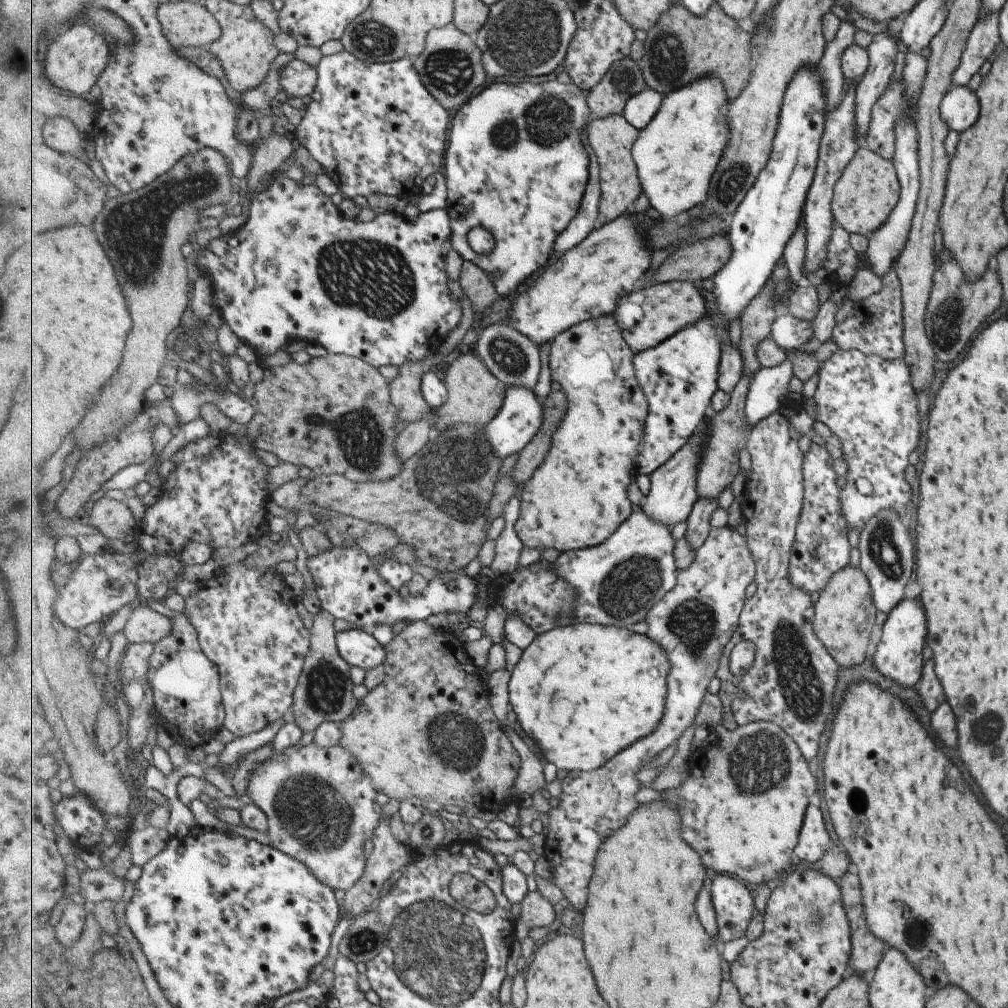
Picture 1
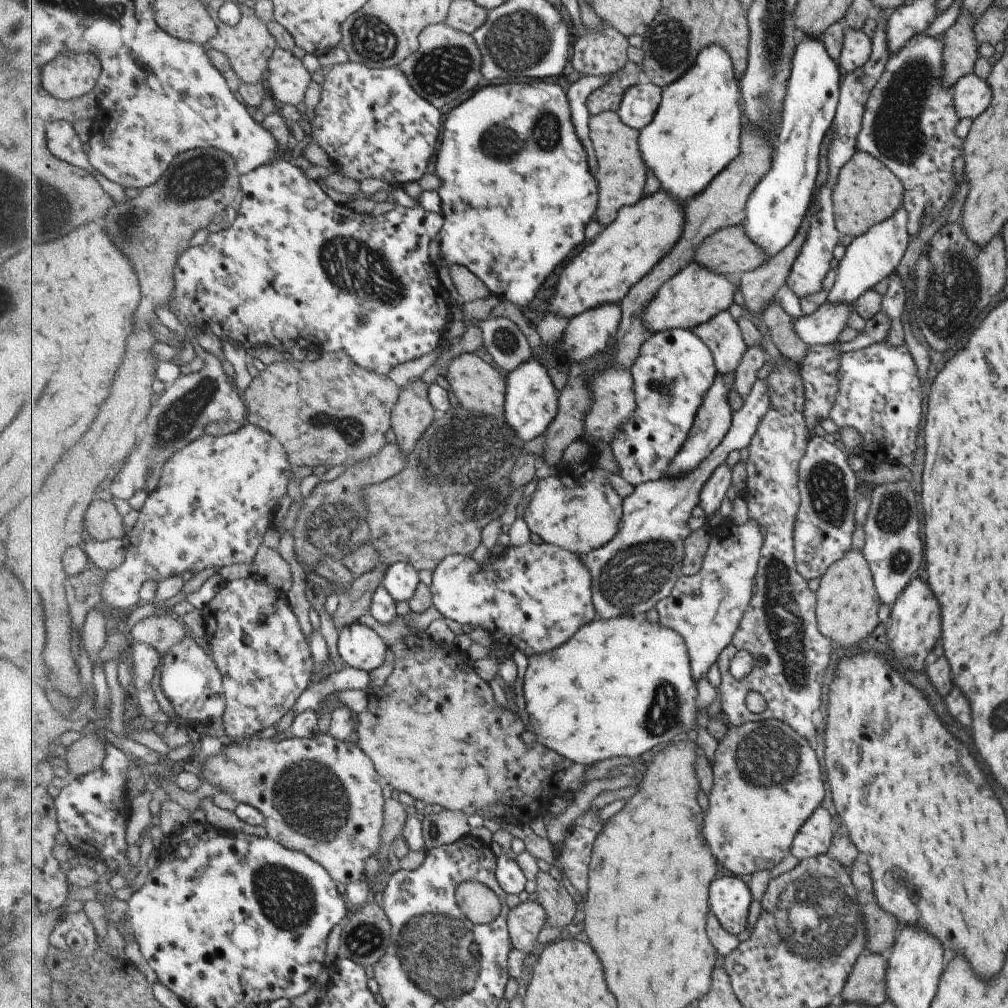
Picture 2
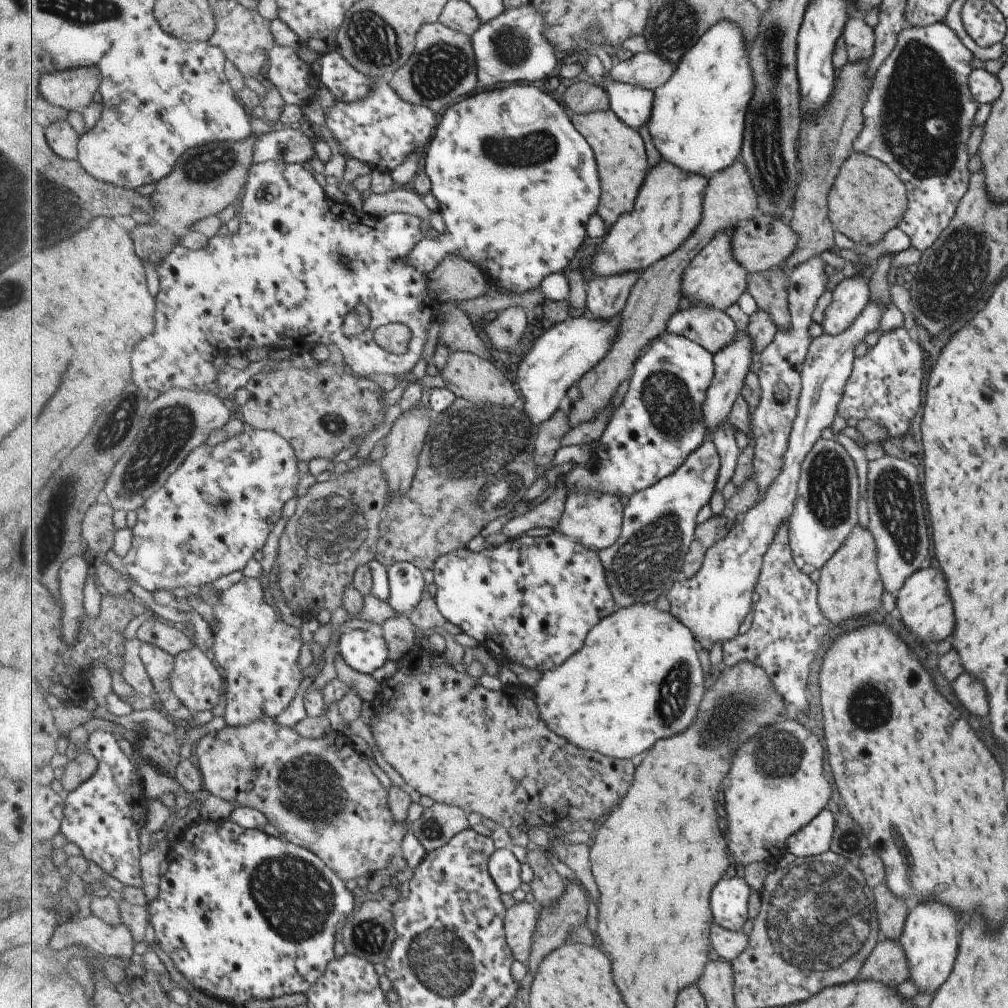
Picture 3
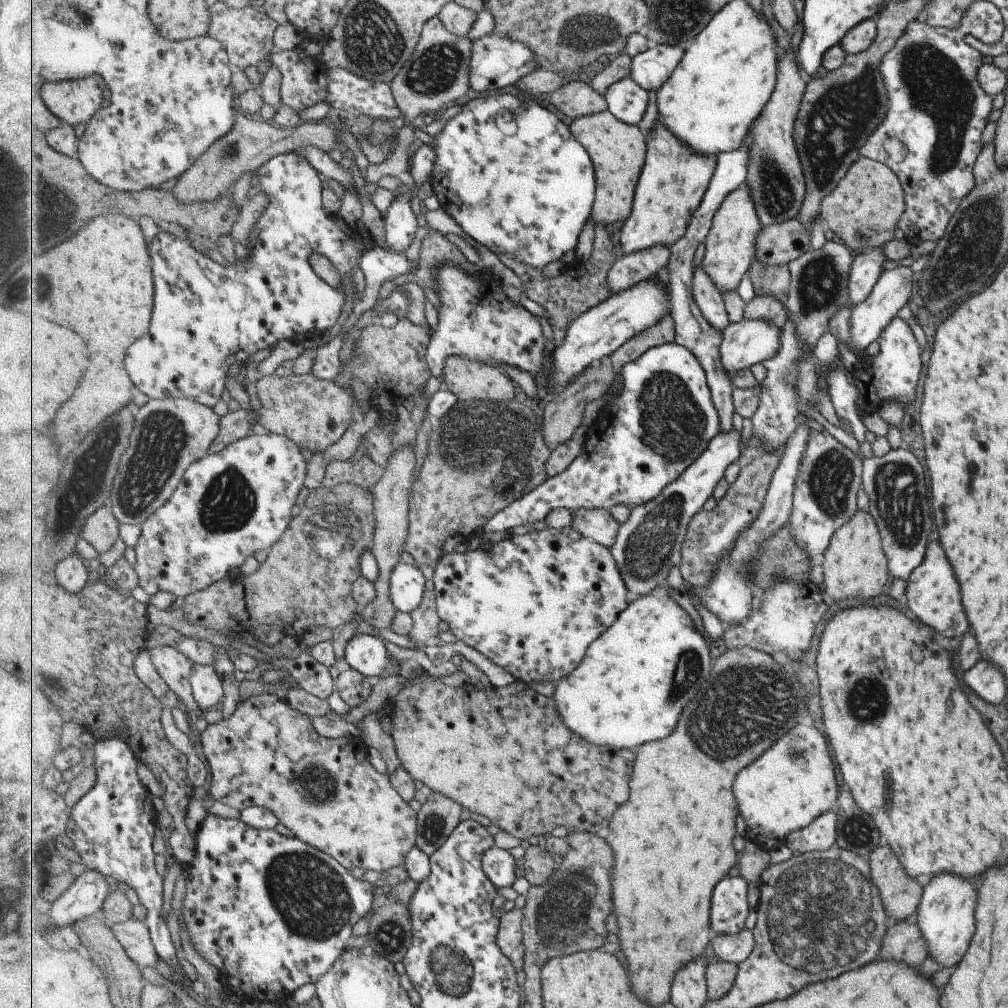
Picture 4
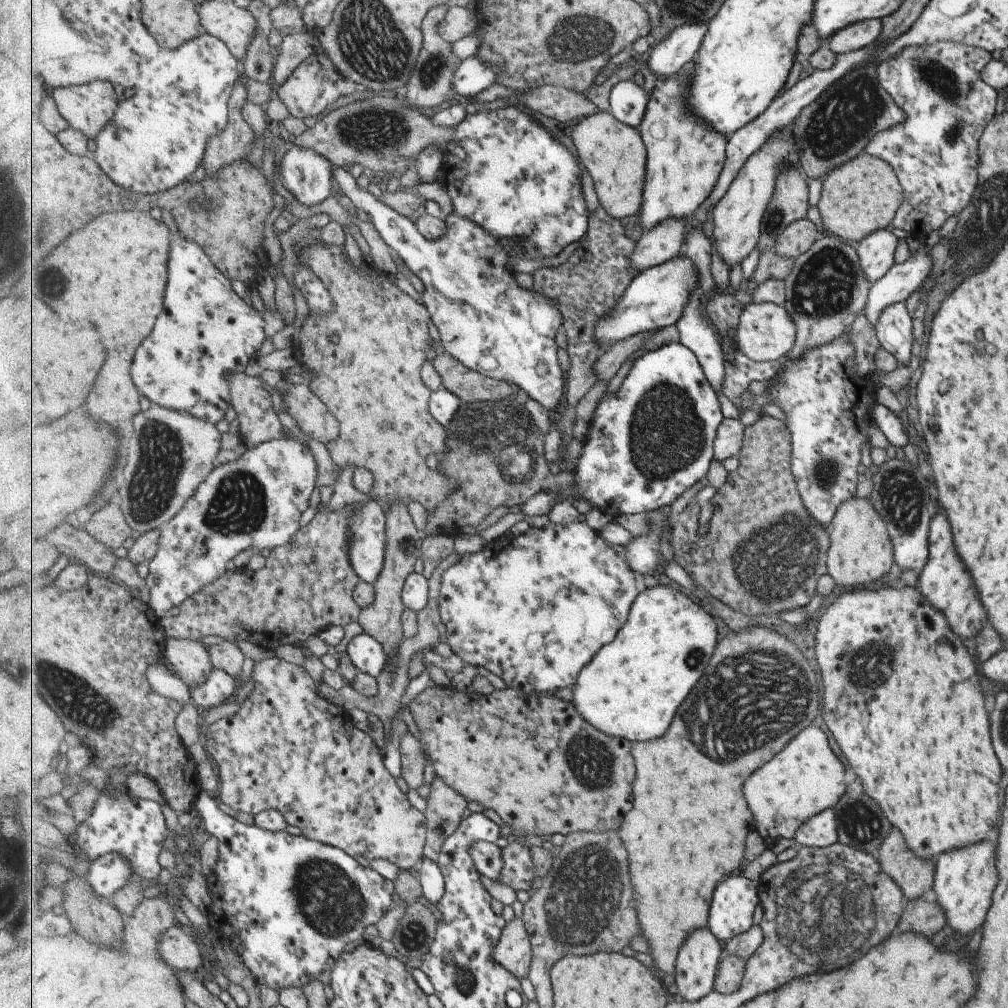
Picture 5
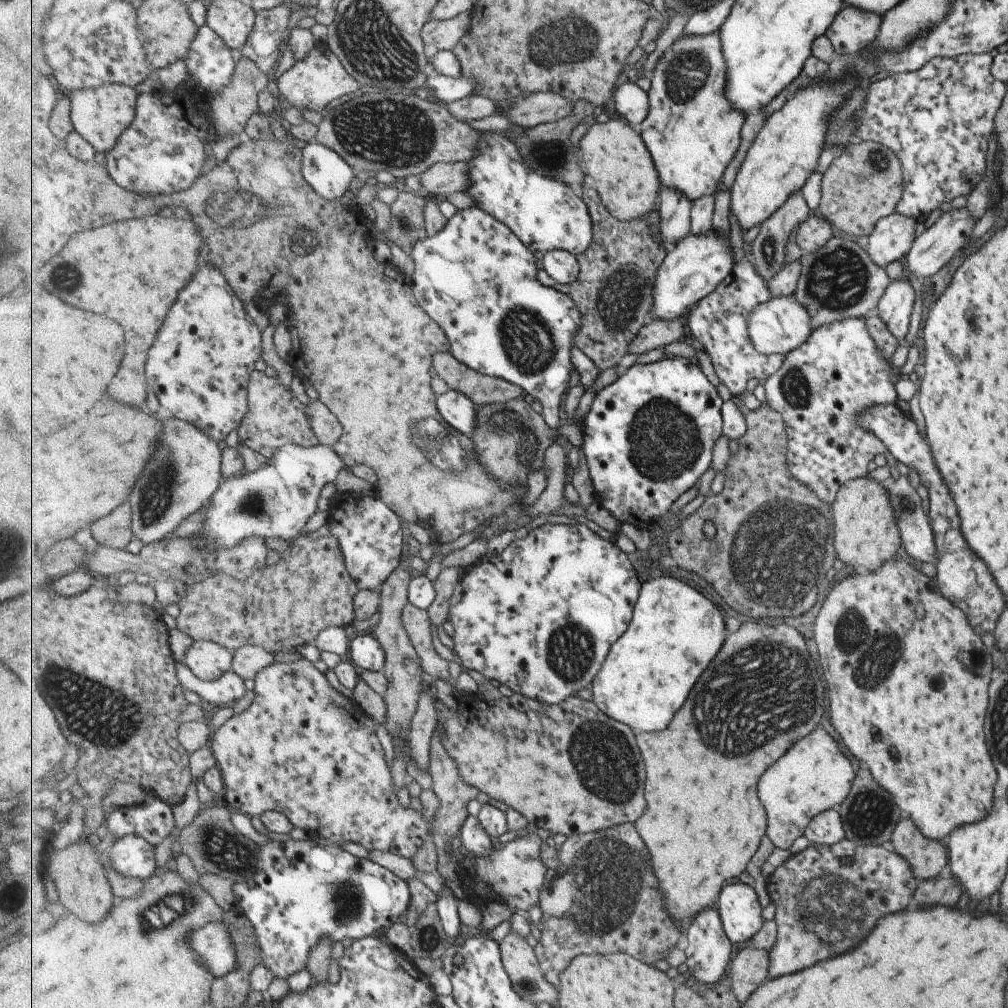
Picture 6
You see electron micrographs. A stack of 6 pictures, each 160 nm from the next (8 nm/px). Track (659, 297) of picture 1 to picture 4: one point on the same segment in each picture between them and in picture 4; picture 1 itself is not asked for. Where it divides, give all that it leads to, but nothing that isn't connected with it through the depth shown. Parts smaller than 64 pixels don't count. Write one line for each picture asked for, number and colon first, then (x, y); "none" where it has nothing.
2: (696, 294)
3: (716, 278)
4: (731, 248)

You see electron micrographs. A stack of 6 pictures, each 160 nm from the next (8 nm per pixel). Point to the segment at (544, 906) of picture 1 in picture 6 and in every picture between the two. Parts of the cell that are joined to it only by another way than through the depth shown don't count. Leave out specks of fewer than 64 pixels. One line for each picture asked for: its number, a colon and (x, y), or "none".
2: (527, 919)
3: (520, 923)
4: (511, 936)
5: (514, 951)
6: (522, 963)

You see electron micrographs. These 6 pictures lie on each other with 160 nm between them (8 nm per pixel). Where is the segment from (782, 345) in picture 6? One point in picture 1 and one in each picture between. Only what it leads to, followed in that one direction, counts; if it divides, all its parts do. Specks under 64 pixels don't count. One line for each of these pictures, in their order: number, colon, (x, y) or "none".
1: (674, 491)
2: (714, 420)
3: (732, 363)
4: (748, 342)
5: (766, 333)

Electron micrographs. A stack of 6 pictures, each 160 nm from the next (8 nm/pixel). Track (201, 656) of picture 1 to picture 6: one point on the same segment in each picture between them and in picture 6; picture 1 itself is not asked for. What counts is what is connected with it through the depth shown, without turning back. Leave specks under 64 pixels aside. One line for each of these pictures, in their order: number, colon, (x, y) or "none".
2: (190, 679)
3: (196, 681)
4: (207, 684)
5: (221, 685)
6: (224, 691)

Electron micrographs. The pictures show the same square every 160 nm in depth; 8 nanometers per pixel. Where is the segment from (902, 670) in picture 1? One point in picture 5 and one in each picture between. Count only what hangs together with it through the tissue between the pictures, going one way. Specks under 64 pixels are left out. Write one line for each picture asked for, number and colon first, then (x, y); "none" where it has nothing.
2: (912, 629)
3: (922, 605)
4: (932, 595)
5: (943, 581)

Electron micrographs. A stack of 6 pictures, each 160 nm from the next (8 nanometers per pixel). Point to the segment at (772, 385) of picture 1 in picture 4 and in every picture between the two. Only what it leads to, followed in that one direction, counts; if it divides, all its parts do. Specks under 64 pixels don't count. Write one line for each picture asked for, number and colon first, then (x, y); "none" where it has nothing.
2: (641, 566)
3: (660, 522)
4: (650, 543)

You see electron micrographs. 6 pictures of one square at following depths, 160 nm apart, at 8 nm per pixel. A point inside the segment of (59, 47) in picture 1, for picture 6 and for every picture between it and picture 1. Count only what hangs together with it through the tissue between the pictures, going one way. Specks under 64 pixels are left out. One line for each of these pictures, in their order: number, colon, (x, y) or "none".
2: (71, 75)
3: (73, 89)
4: (78, 101)
5: (89, 108)
6: (101, 115)

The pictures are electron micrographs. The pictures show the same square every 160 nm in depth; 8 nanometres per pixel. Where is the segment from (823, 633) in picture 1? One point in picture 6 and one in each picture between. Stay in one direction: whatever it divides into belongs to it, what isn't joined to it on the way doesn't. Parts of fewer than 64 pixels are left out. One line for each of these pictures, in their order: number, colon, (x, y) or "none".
2: (847, 603)
3: (849, 585)
4: (854, 564)
5: (859, 552)
6: (866, 535)

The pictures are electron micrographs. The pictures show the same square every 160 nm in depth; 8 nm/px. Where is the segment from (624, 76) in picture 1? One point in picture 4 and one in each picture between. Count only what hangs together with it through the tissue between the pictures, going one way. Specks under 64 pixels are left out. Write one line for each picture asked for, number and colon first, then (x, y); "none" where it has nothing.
2: (608, 97)
3: (582, 97)
4: (576, 99)

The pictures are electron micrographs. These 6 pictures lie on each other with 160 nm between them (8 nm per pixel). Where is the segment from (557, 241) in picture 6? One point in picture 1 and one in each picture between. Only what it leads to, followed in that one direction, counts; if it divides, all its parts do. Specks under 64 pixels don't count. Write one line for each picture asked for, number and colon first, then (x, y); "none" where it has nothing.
1: (530, 170)
2: (517, 190)
3: (520, 218)
4: (529, 195)
5: (513, 177)

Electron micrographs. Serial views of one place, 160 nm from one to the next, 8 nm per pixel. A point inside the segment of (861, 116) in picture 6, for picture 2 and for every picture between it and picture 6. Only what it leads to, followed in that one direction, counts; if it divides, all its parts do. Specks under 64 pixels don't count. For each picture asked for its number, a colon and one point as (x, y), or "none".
2: (908, 122)
3: (918, 114)
4: (930, 137)
5: (933, 151)

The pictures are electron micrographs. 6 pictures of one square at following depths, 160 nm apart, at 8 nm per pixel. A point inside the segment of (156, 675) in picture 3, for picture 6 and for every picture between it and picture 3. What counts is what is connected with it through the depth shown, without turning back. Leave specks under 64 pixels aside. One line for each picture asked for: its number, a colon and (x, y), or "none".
4: (176, 668)
5: (191, 660)
6: (208, 660)

